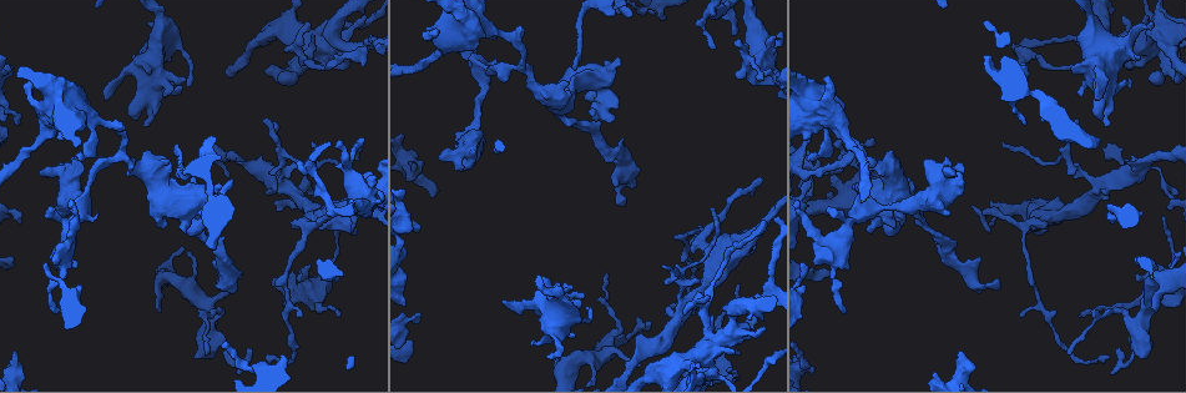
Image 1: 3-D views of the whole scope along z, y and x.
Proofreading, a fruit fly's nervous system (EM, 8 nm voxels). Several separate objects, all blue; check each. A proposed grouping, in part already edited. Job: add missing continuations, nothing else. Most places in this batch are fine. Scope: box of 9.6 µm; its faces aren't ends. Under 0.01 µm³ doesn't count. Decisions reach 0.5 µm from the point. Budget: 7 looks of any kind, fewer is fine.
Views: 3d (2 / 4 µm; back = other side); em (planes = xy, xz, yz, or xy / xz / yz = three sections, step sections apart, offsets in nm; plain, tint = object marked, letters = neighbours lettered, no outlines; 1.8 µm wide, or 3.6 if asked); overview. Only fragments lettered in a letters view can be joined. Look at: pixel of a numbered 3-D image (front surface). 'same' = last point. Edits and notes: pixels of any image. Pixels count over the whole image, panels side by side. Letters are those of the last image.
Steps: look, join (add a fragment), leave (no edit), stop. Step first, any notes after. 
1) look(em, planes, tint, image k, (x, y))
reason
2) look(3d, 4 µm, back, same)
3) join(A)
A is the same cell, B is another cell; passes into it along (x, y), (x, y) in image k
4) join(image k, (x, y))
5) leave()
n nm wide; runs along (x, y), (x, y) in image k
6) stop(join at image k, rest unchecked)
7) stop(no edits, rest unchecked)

look(3d, 4 µm, image 1, (682, 274))
a fork

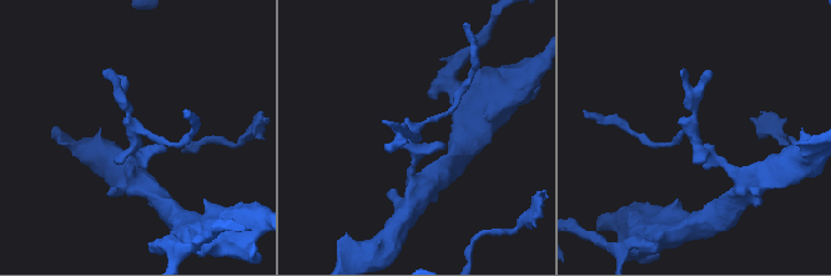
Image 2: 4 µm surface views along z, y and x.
look(em, yz, step 8, plain, image 2, (134, 133))
need the tissue

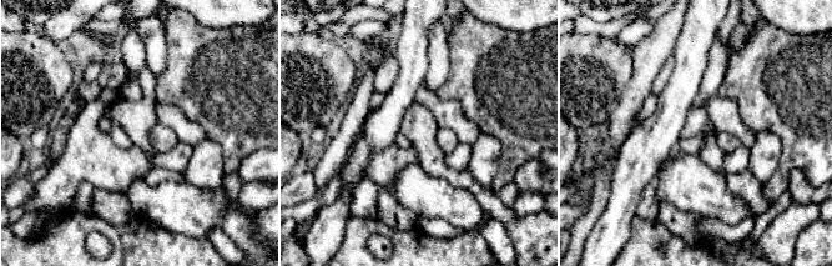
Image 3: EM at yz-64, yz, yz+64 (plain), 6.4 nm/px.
look(em, yz, step 8, letters, same)
see the neighbours

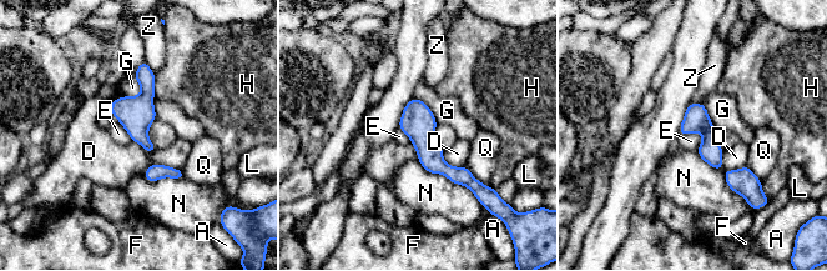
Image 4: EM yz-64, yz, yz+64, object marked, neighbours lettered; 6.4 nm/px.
leave()
A, D, E, F, G, H, L, N, Q and Z are other cells; no lettered fragment goes on from it

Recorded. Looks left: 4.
look(em, yz, step 4, letters, image 1, (1112, 221))
branch stops here

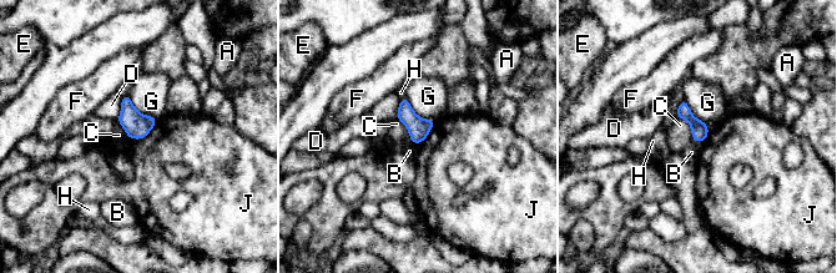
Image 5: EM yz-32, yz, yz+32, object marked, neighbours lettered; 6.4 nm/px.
leave()
110 nm wide; G touches over 260 nm; A, B, C, D, E, F, G, H and J are other cells; none of them fits

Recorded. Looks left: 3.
look(em, 3.6 µm, planes, letters, image 1, (733, 33))
end of a long branch

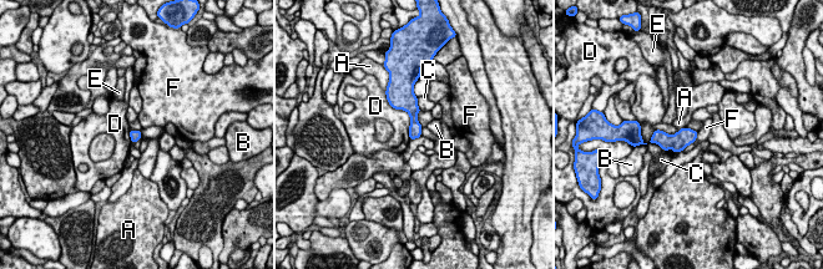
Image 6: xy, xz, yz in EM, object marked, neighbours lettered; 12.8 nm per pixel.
leave()
130 nm wide; A, B, C, D, E and F are other cells; border along (697, 131), (697, 137), (682, 151) in image 6; none of them fits

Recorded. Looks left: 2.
stop(no edits, rest unchecked)

